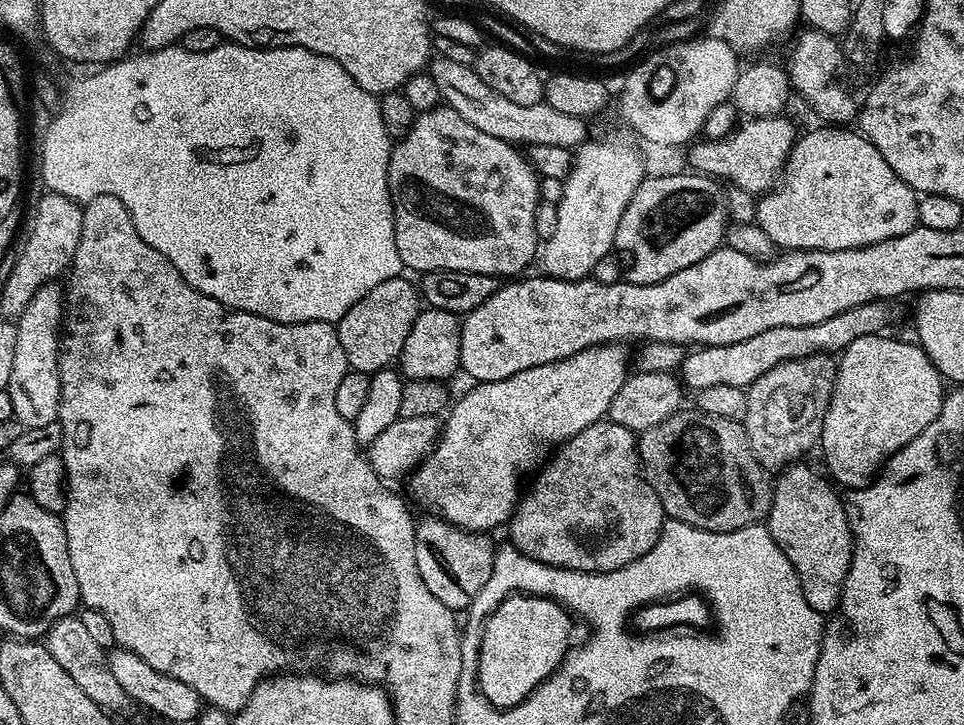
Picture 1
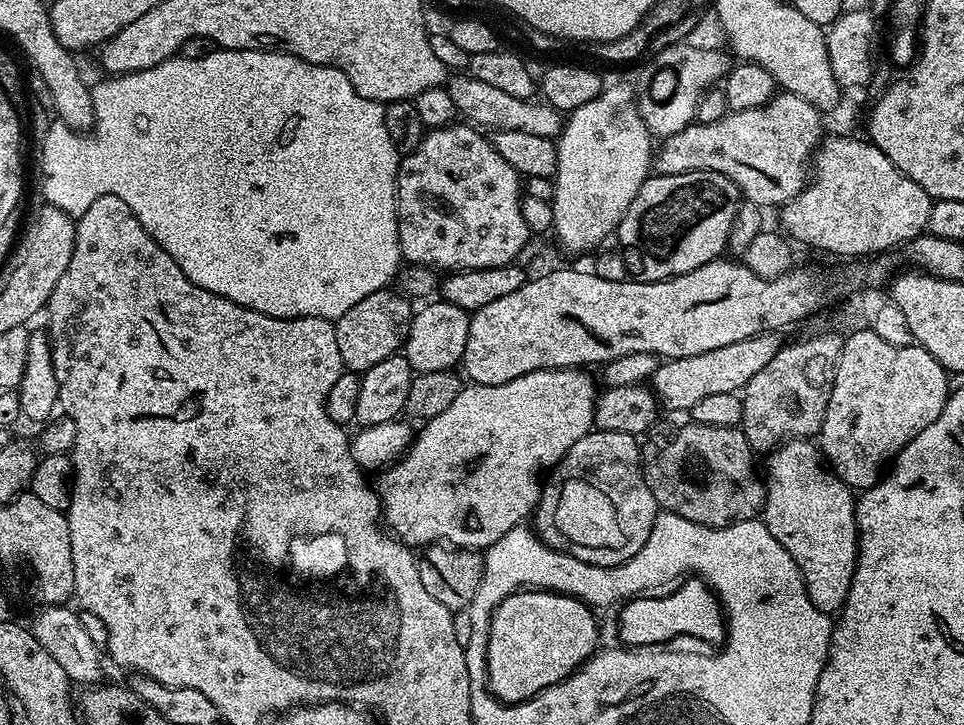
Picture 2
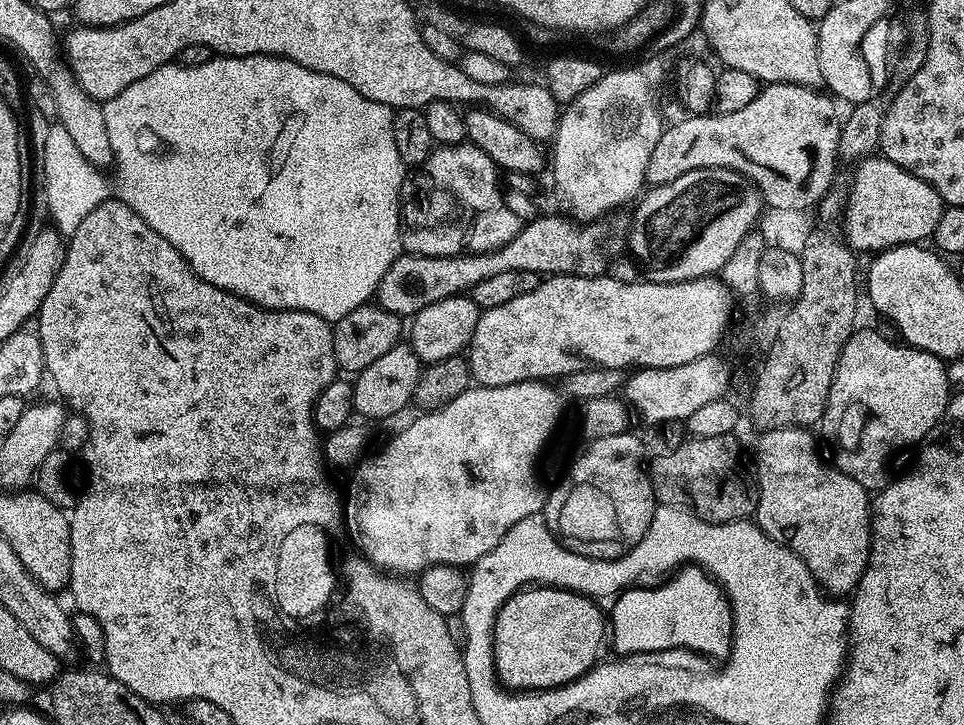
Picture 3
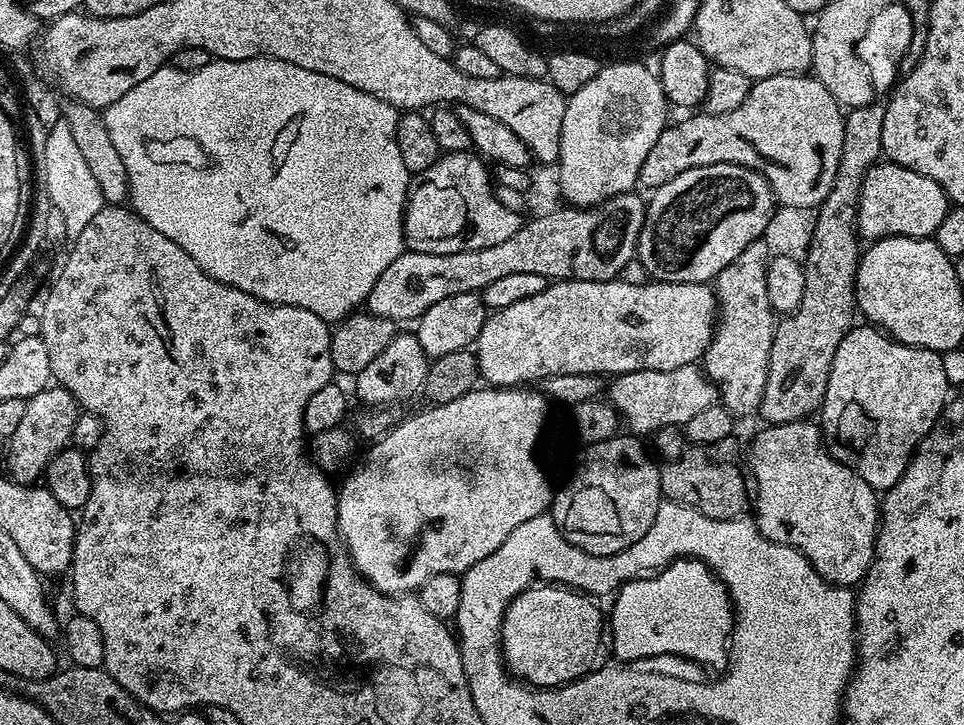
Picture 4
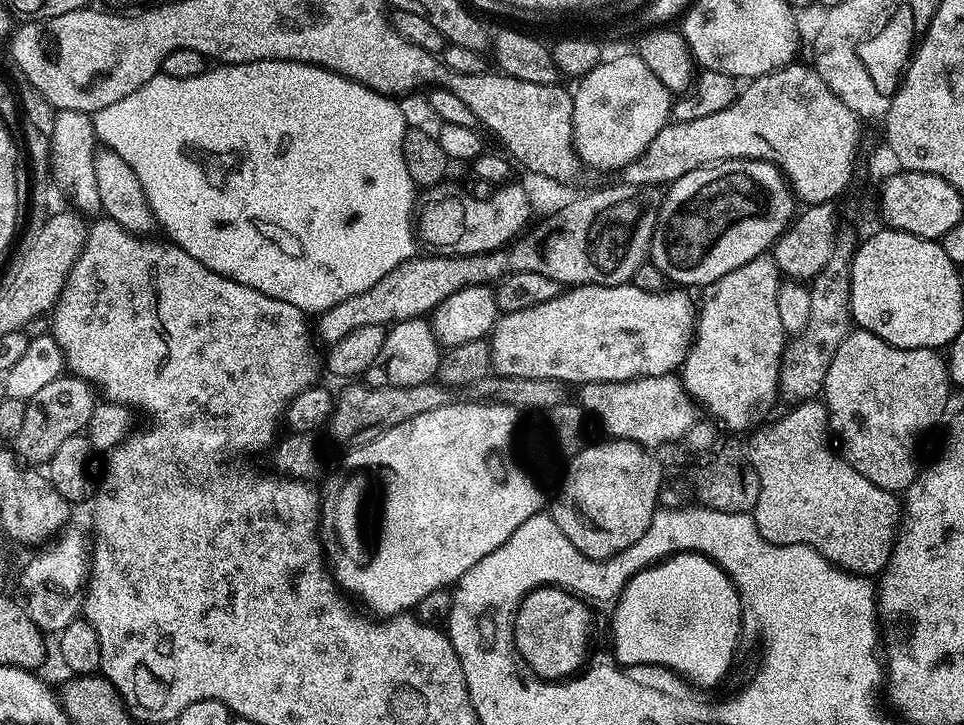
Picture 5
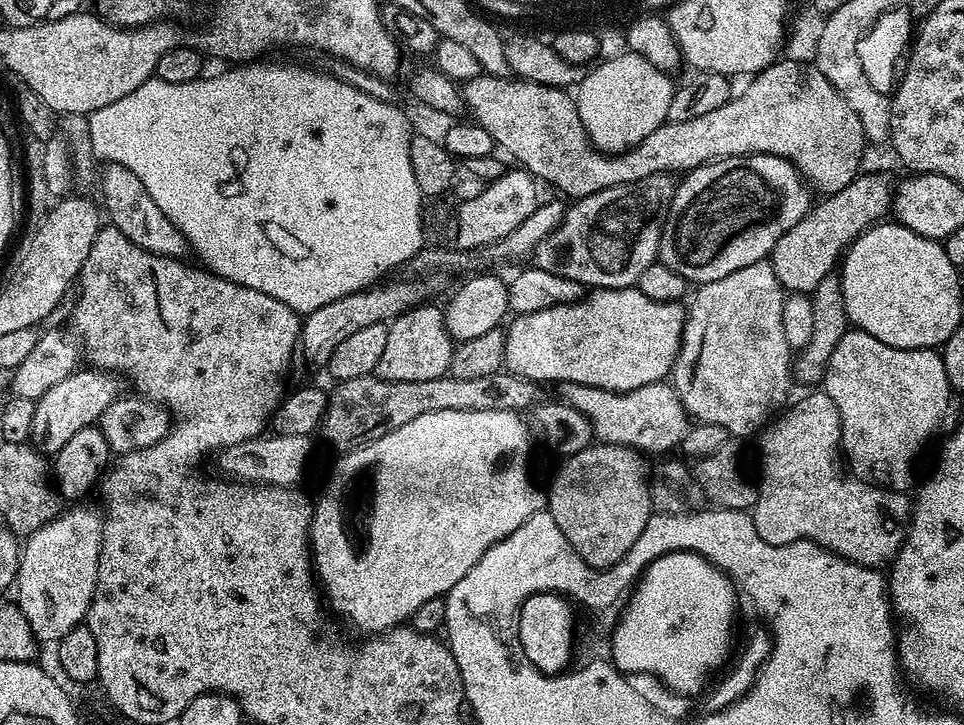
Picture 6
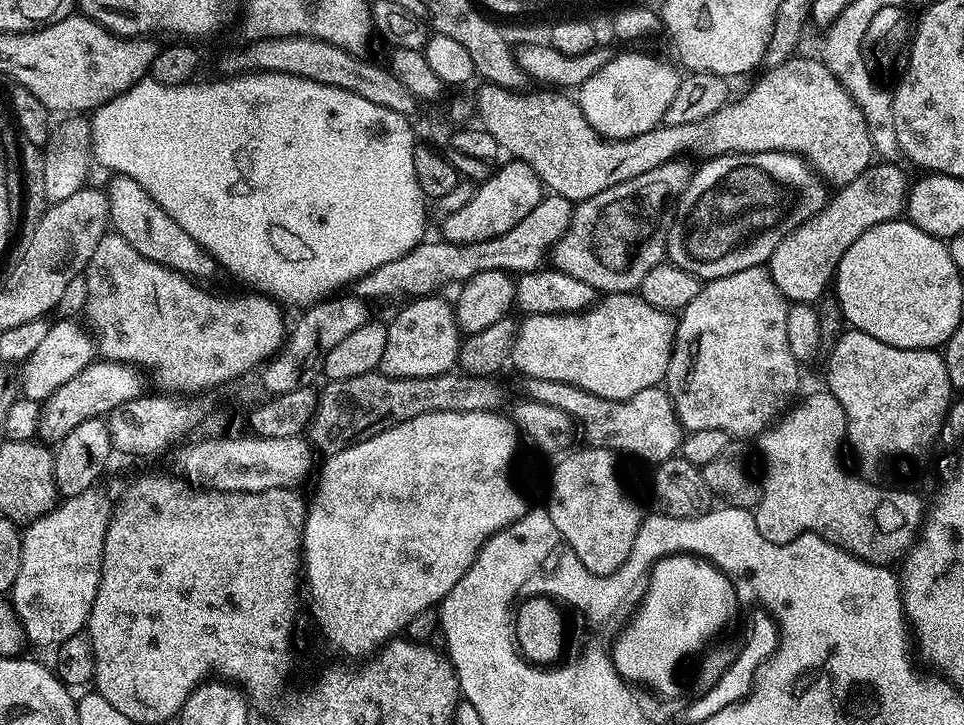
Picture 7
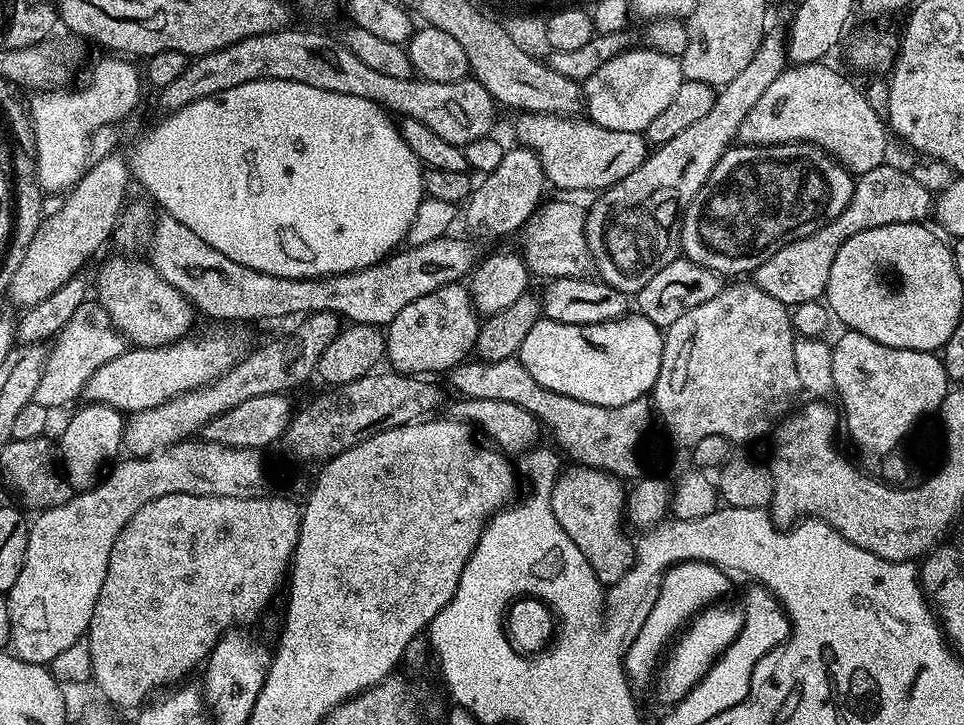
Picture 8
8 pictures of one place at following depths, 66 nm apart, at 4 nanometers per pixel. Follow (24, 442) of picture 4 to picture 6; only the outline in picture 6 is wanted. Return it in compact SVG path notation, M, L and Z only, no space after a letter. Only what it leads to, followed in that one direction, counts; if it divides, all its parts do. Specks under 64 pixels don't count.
M77 370L71 372L62 382L50 386L42 398L35 400L34 426L32 427L31 443L44 454L55 454L78 434L78 430L93 427L99 421L103 411L118 399L116 388L109 377L100 370Z

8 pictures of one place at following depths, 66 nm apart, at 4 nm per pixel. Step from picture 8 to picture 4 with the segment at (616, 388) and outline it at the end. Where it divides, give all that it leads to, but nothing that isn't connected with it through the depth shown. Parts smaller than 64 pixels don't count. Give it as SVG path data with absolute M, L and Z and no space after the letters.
M619 278L614 280L557 280L549 283L546 290L534 294L534 298L522 298L522 302L514 302L514 306L495 309L485 319L482 330L474 345L474 355L480 367L480 380L485 385L498 388L514 388L528 386L554 374L619 374L621 372L637 372L638 370L674 370L678 366L696 364L703 357L718 319L716 293L708 284L666 284L649 282L647 284L628 284Z

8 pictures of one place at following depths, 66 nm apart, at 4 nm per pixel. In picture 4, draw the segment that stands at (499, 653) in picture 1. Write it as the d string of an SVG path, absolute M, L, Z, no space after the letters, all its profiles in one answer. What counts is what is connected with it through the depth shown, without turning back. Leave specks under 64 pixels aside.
M552 584L524 589L513 597L500 630L501 652L509 673L543 688L561 687L587 675L595 665L602 632L604 636L604 614L595 604L585 593Z

